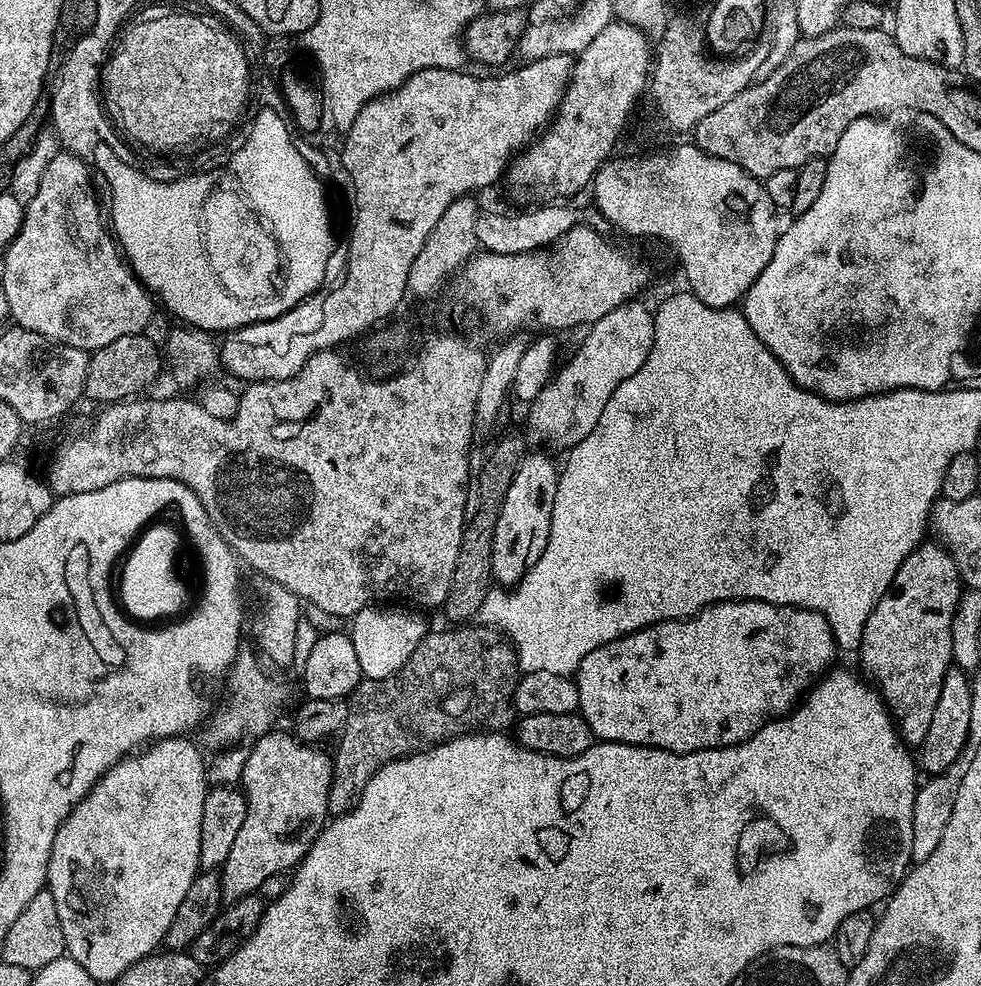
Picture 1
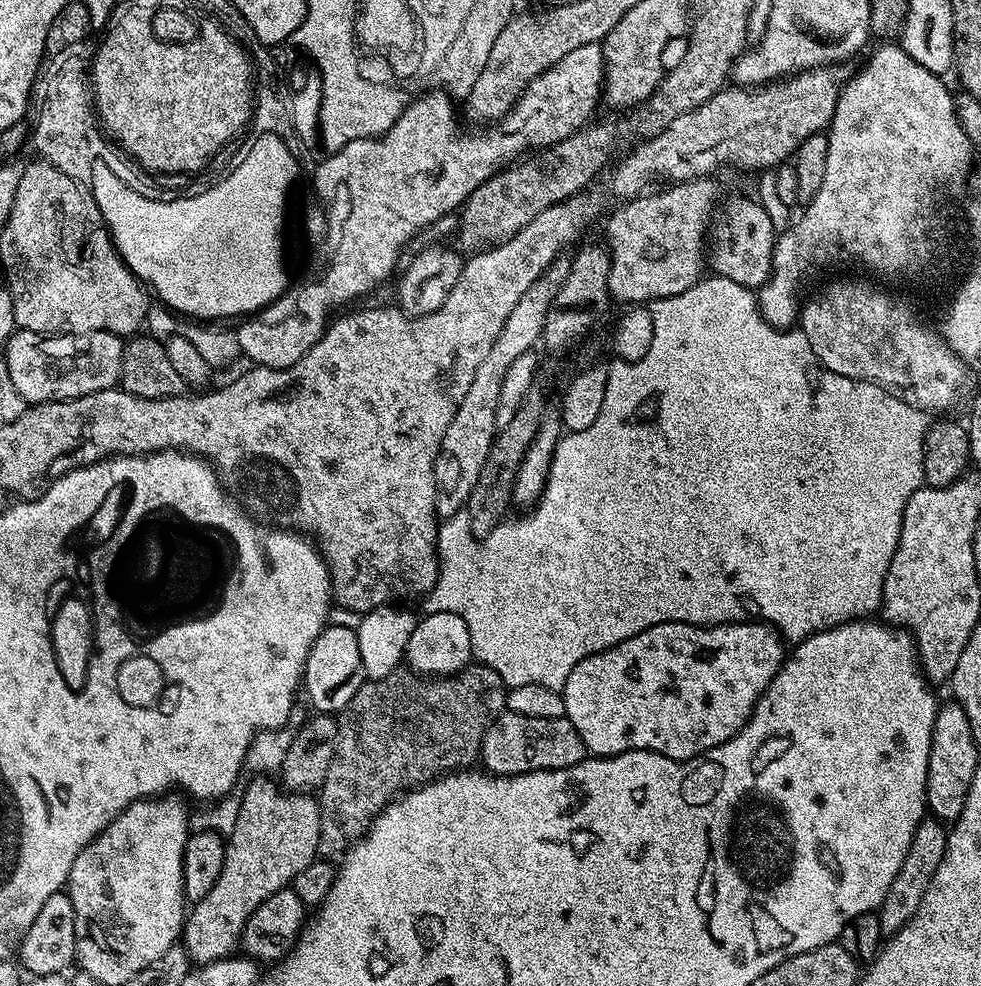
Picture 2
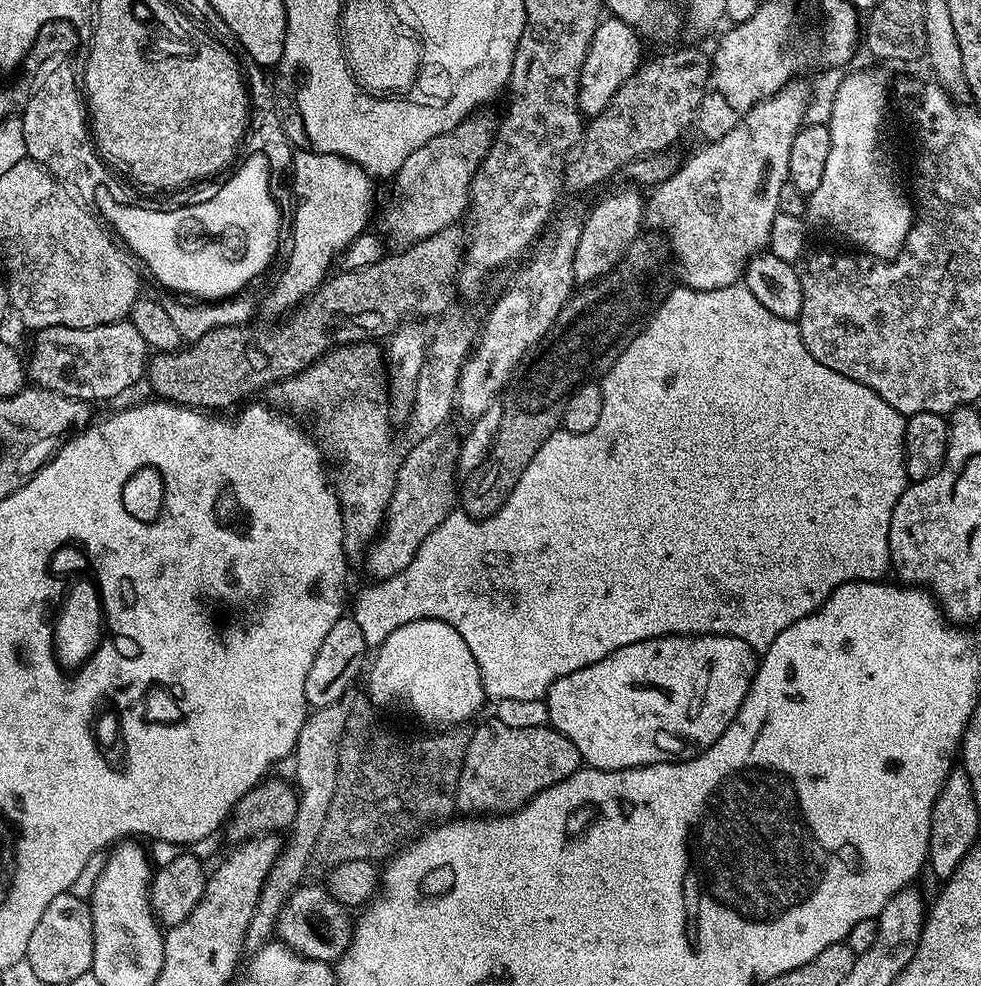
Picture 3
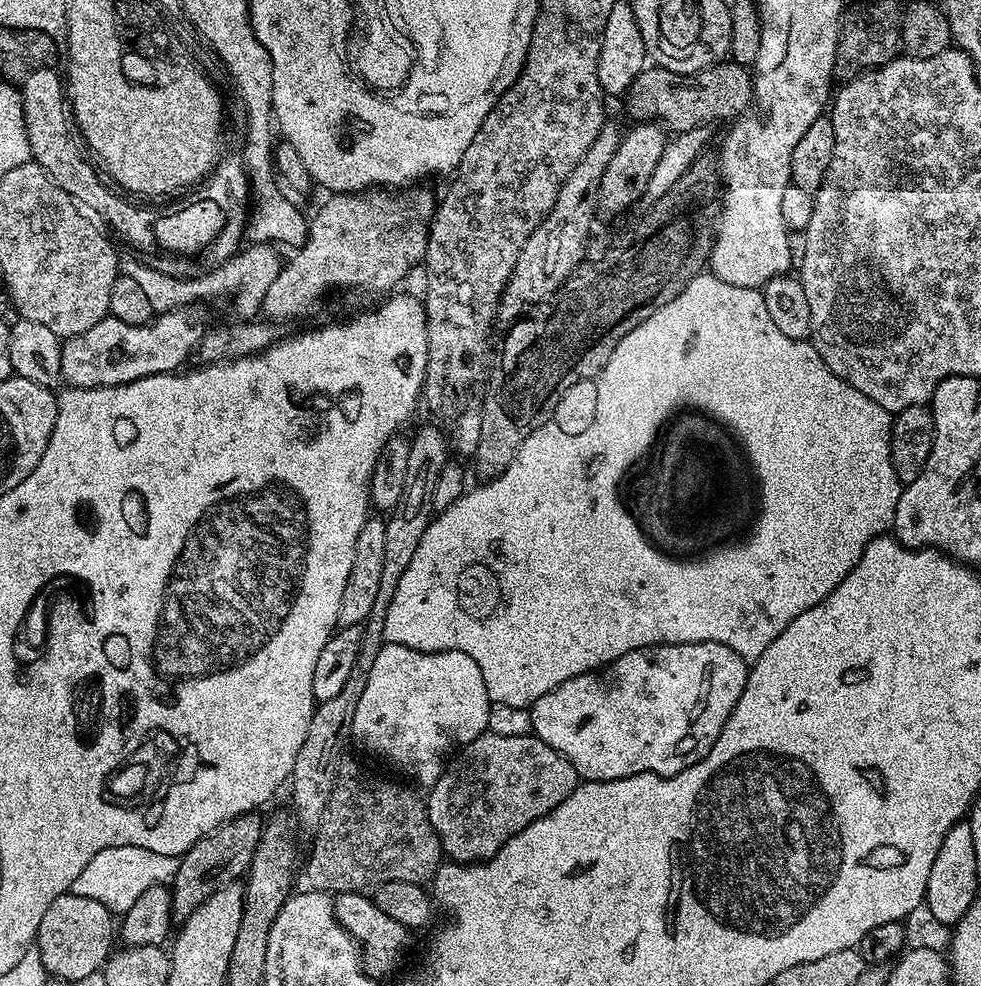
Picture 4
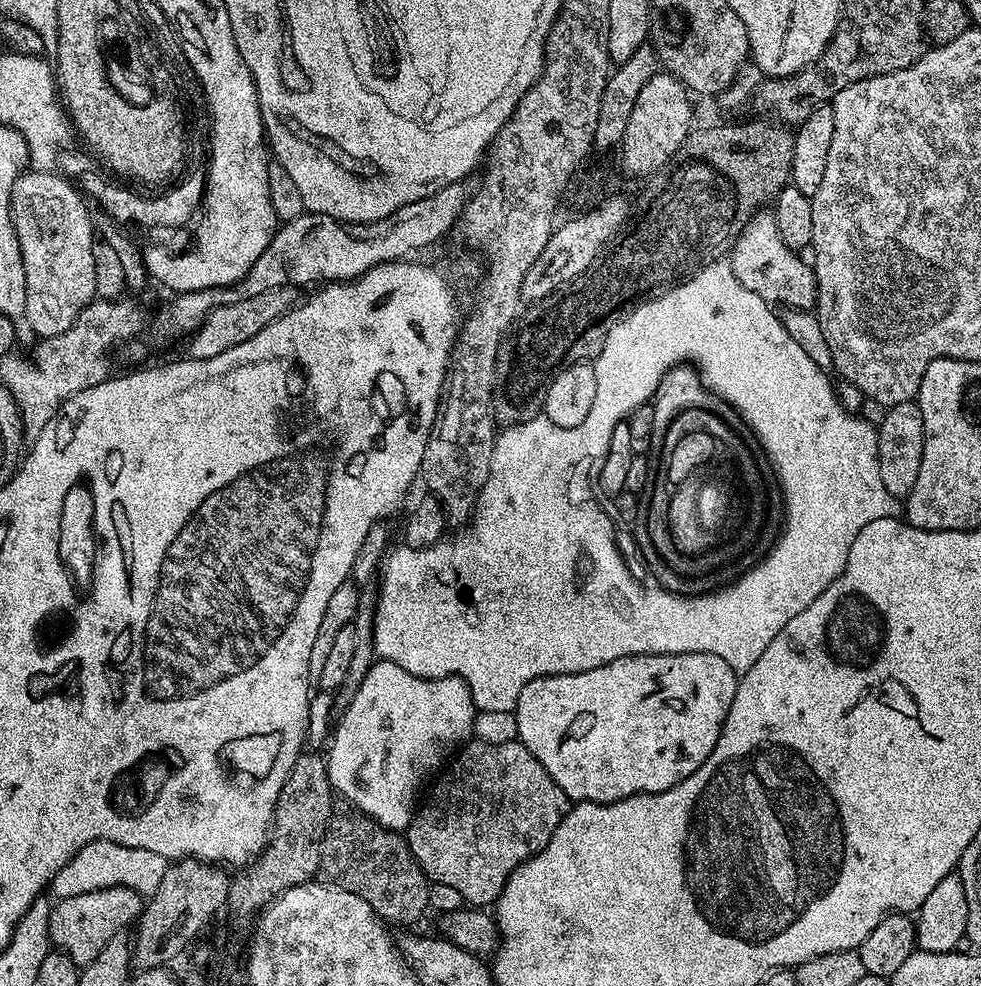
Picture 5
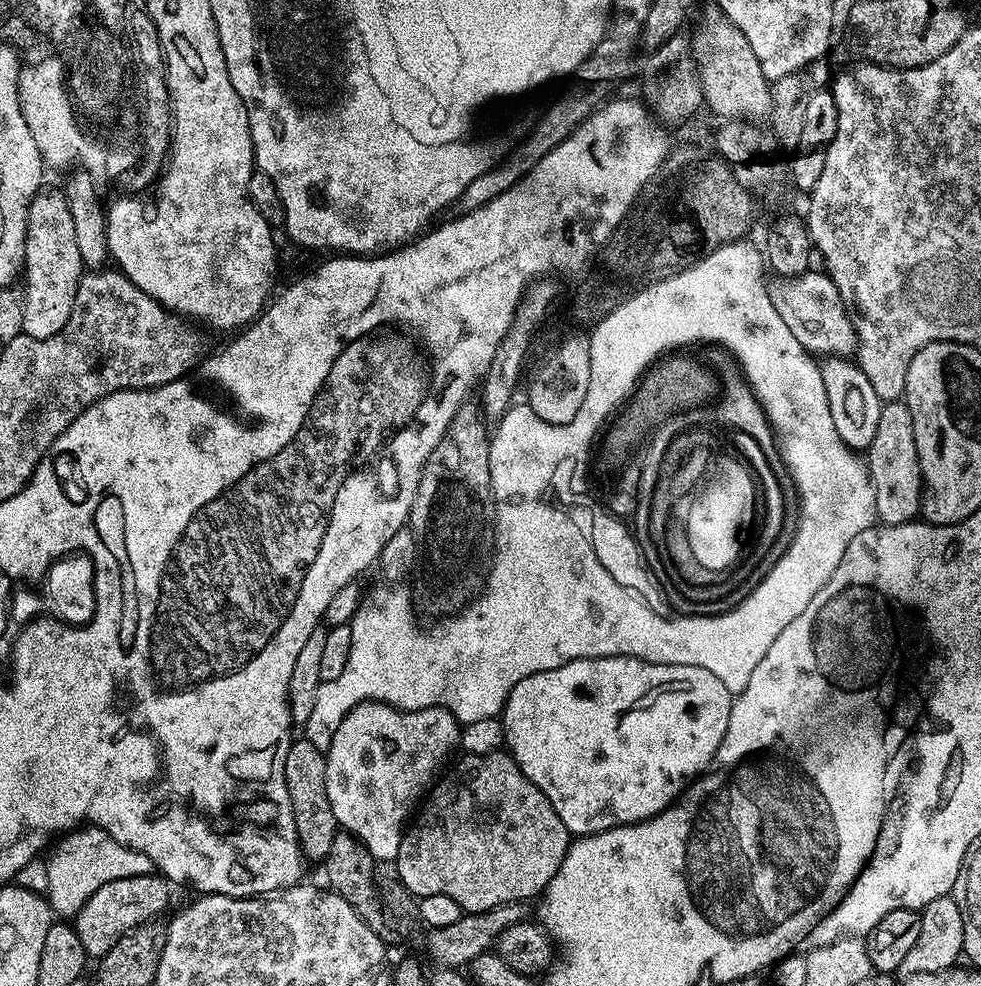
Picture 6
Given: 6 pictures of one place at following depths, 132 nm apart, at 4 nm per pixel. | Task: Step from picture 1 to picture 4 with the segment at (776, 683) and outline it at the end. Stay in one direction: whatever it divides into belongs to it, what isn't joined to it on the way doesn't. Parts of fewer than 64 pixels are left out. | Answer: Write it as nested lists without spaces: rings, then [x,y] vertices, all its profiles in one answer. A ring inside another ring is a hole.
[[[718,642],[653,644],[651,648],[630,650],[613,664],[570,678],[562,686],[554,686],[550,694],[542,694],[530,709],[532,732],[567,758],[581,781],[617,780],[643,772],[667,778],[710,754],[738,698],[742,698],[749,667],[749,661]]]

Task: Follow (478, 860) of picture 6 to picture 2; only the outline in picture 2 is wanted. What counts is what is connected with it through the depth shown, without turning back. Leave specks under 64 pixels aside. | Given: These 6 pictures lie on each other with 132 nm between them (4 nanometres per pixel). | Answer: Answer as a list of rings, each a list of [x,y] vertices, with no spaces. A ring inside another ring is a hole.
[[[503,711],[492,725],[486,730],[486,734],[480,743],[479,763],[493,776],[517,776],[523,772],[534,770],[562,770],[574,766],[586,759],[586,749],[582,738],[578,738],[578,730],[568,721],[567,716],[562,718],[526,718],[522,714],[514,714]]]

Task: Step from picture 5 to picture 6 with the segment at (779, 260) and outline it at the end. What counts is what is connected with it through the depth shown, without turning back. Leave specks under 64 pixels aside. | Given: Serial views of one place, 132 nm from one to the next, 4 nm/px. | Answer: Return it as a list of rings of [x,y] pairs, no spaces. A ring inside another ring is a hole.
[[[809,270],[800,276],[773,275],[767,281],[770,302],[778,310],[778,318],[790,326],[790,334],[798,338],[804,351],[816,358],[848,358],[856,350],[856,331],[846,306],[838,294],[838,286],[823,271]]]

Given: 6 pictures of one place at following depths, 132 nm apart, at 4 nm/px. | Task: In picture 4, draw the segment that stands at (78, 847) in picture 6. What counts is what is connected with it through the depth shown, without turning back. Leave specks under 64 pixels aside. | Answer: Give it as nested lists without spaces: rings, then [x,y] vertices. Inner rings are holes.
[[[114,846],[106,850],[98,850],[90,862],[74,878],[72,891],[82,898],[94,898],[94,902],[102,902],[114,914],[123,914],[134,906],[136,901],[150,886],[159,884],[168,886],[178,874],[179,856],[170,854],[154,854],[154,850],[142,850],[142,846]]]

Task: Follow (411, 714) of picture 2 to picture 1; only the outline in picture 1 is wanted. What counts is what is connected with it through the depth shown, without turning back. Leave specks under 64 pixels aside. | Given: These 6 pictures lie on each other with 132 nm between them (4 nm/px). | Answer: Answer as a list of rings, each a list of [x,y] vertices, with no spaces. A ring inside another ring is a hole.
[[[456,626],[453,627],[456,628],[453,632],[429,631],[422,643],[414,650],[414,654],[410,654],[410,658],[406,658],[404,665],[401,666],[393,676],[387,676],[381,680],[361,679],[360,685],[352,691],[351,696],[347,697],[348,713],[346,714],[346,722],[344,723],[344,729],[338,733],[338,739],[335,741],[335,744],[337,743],[336,752],[334,751],[334,755],[332,756],[332,785],[330,786],[330,794],[328,795],[328,811],[333,817],[346,814],[351,808],[356,807],[362,798],[362,790],[366,790],[366,782],[370,782],[370,778],[374,778],[374,774],[383,764],[389,764],[392,760],[397,759],[398,751],[396,752],[395,746],[392,745],[392,731],[394,731],[395,728],[397,734],[404,739],[405,746],[408,747],[405,749],[423,750],[425,748],[432,748],[436,744],[442,744],[445,740],[452,740],[455,736],[466,736],[469,732],[479,732],[481,730],[498,732],[513,727],[518,713],[515,704],[512,703],[512,699],[516,693],[516,682],[520,679],[522,673],[520,671],[520,663],[516,661],[516,650],[512,646],[512,641],[507,639],[503,632],[491,626],[475,626],[476,628],[468,627],[472,626]],[[392,684],[396,687],[393,692]],[[392,708],[396,711],[396,724],[392,721]]]

